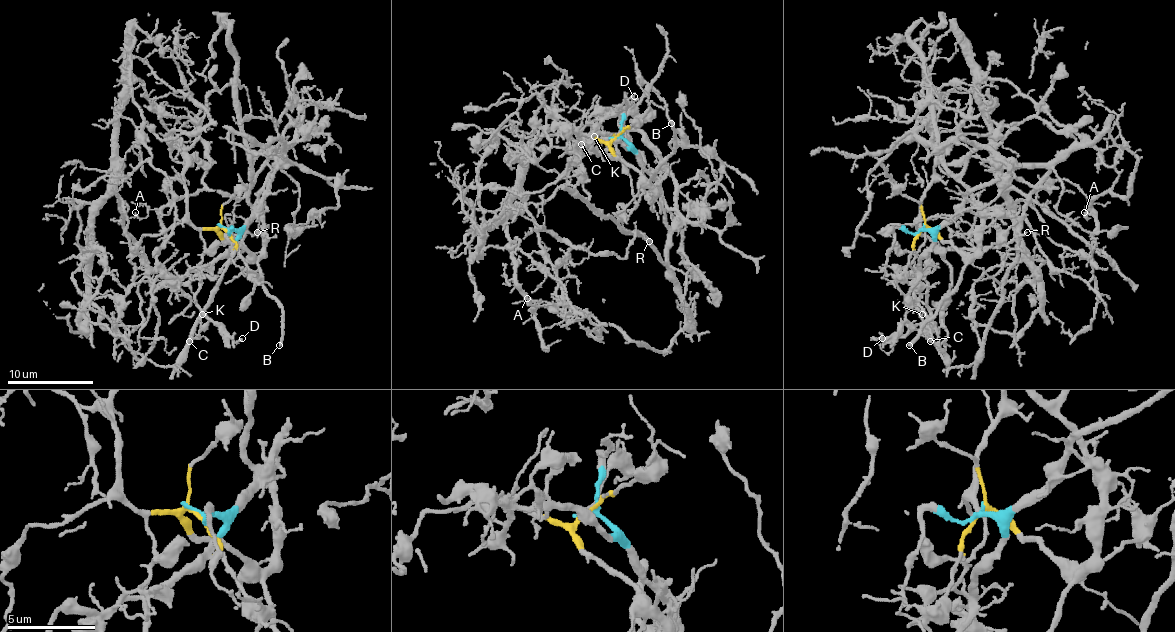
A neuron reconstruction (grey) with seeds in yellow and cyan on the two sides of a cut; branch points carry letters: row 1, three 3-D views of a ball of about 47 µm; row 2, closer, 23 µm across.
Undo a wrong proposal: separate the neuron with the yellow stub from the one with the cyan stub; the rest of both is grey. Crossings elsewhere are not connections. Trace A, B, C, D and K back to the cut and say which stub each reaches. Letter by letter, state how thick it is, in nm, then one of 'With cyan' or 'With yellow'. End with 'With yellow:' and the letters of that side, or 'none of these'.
A: Thickness 150 nm. With cyan
B: Thickness 300 nm. With yellow
C: Thickness 280 nm. With cyan
D: Thickness 110 nm. With cyan
K: Thickness 130 nm. With cyan
With yellow: B

